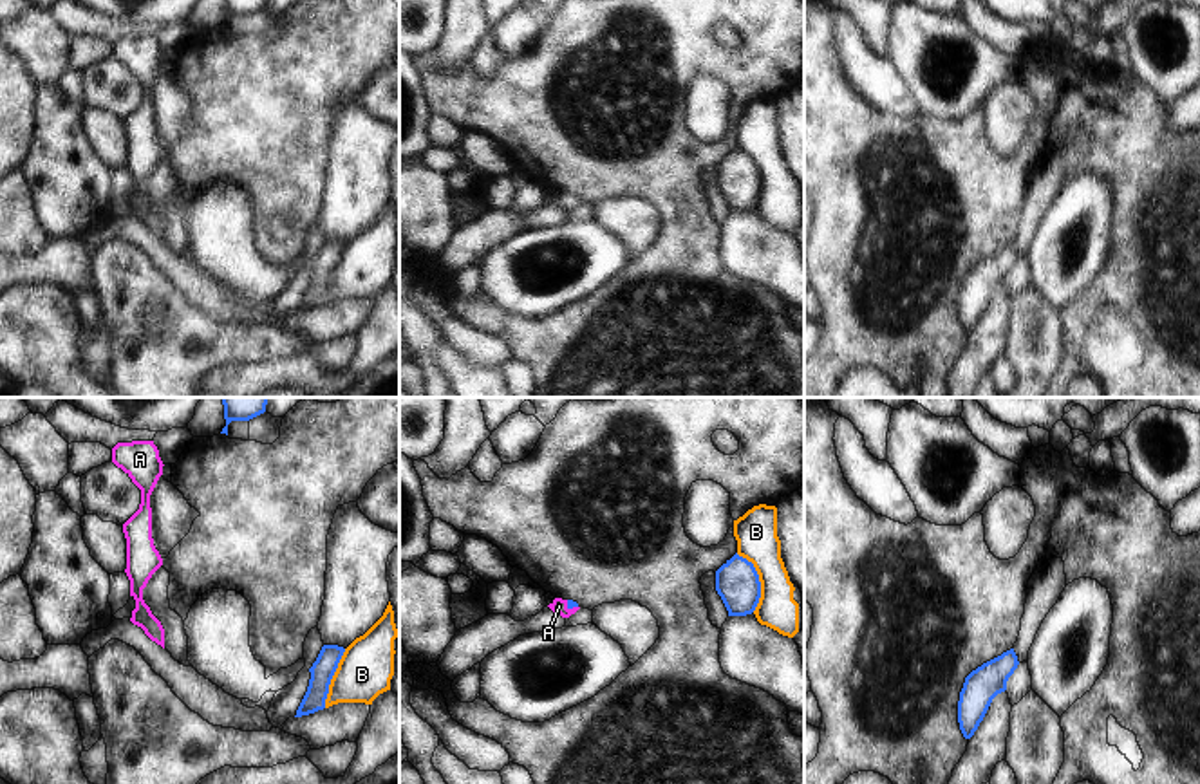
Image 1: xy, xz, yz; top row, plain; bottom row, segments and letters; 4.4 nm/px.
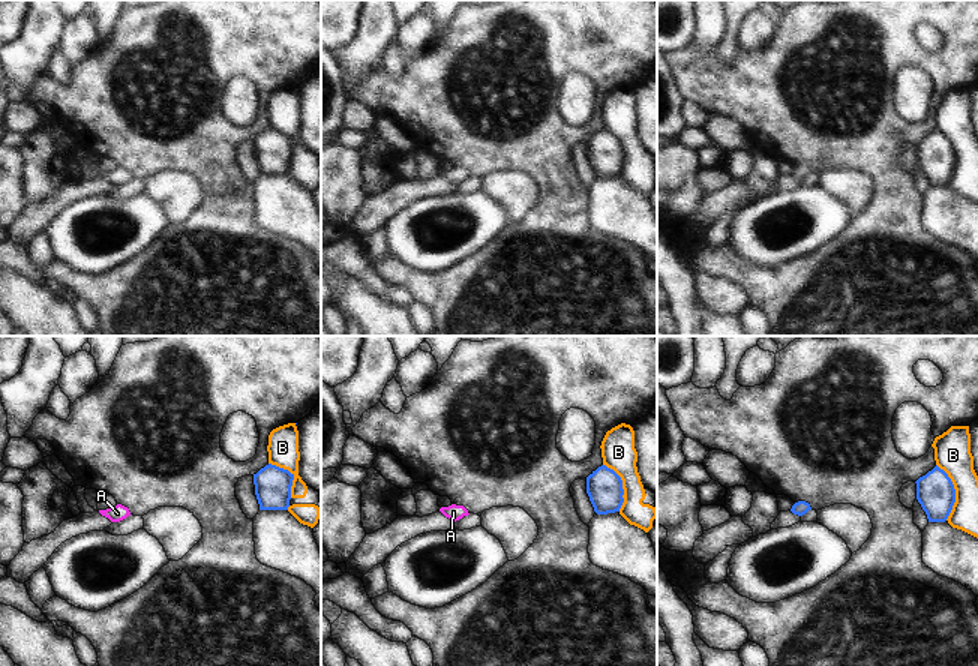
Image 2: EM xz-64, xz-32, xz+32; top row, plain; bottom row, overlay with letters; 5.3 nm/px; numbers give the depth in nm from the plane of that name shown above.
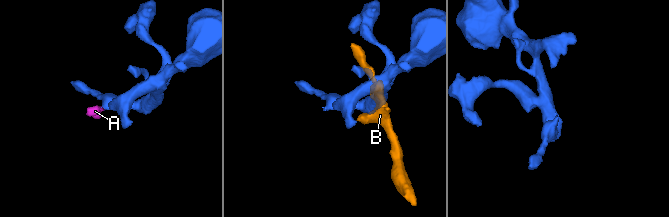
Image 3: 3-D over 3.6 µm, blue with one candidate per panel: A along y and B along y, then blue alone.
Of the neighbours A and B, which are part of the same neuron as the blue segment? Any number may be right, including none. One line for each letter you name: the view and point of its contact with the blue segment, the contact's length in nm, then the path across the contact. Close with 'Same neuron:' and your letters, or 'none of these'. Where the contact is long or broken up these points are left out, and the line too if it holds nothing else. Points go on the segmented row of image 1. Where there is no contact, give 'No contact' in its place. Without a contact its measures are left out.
A: Touches blue at xz (570, 607). Shared border 70 nm. Path across: xz (571, 604), (570, 607), (559, 606)
Same neuron: A.

